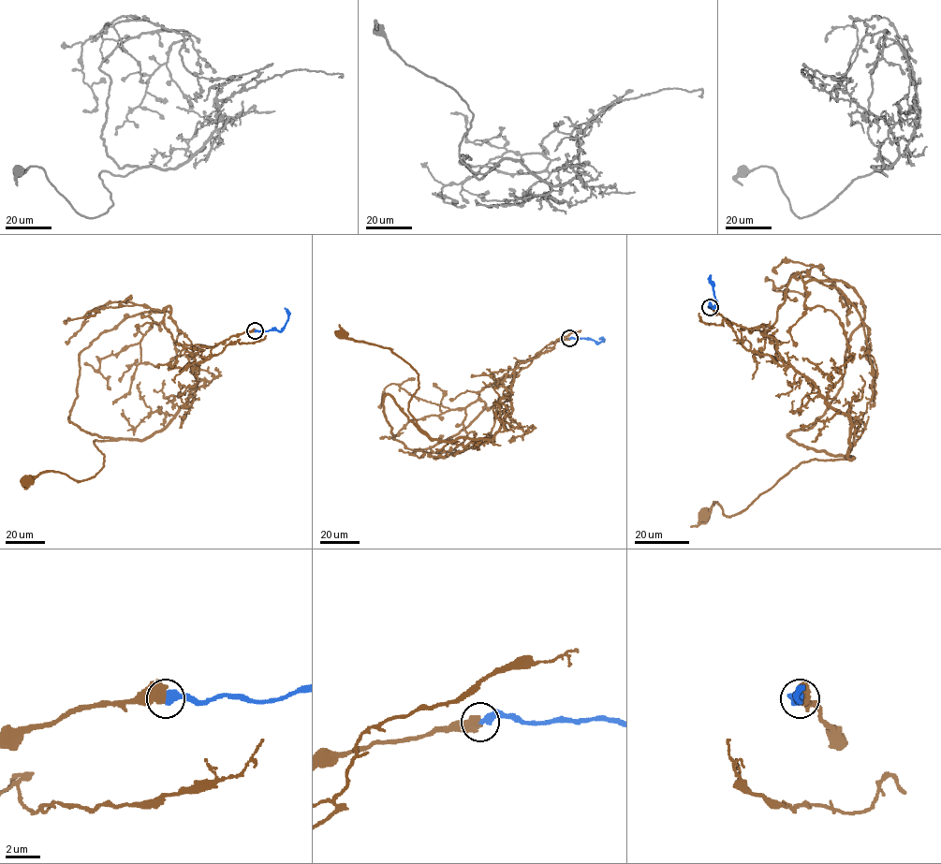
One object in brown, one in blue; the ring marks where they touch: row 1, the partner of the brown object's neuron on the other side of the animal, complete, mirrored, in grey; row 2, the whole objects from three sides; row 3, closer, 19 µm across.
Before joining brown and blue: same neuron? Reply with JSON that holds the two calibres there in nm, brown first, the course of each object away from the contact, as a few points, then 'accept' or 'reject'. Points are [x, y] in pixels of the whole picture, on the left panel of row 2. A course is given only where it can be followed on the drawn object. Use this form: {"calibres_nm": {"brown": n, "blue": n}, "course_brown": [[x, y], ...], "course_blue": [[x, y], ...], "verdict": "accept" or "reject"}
{"calibres_nm": {"brown": 550, "blue": 440}, "course_brown": [[255, 330], [178, 344], [168, 306], [104, 330], [68, 419], [113, 440], [94, 442], [103, 467], [28, 479]], "course_blue": [[255, 330], [280, 331], [288, 319], [285, 308]], "verdict": "accept"}

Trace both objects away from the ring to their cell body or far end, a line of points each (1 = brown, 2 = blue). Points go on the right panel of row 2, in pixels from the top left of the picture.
1: (710, 306), (771, 326), (797, 273), (864, 306), (829, 408), (787, 435), (845, 459), (703, 514)
2: (710, 306), (713, 308), (715, 303), (711, 274)

